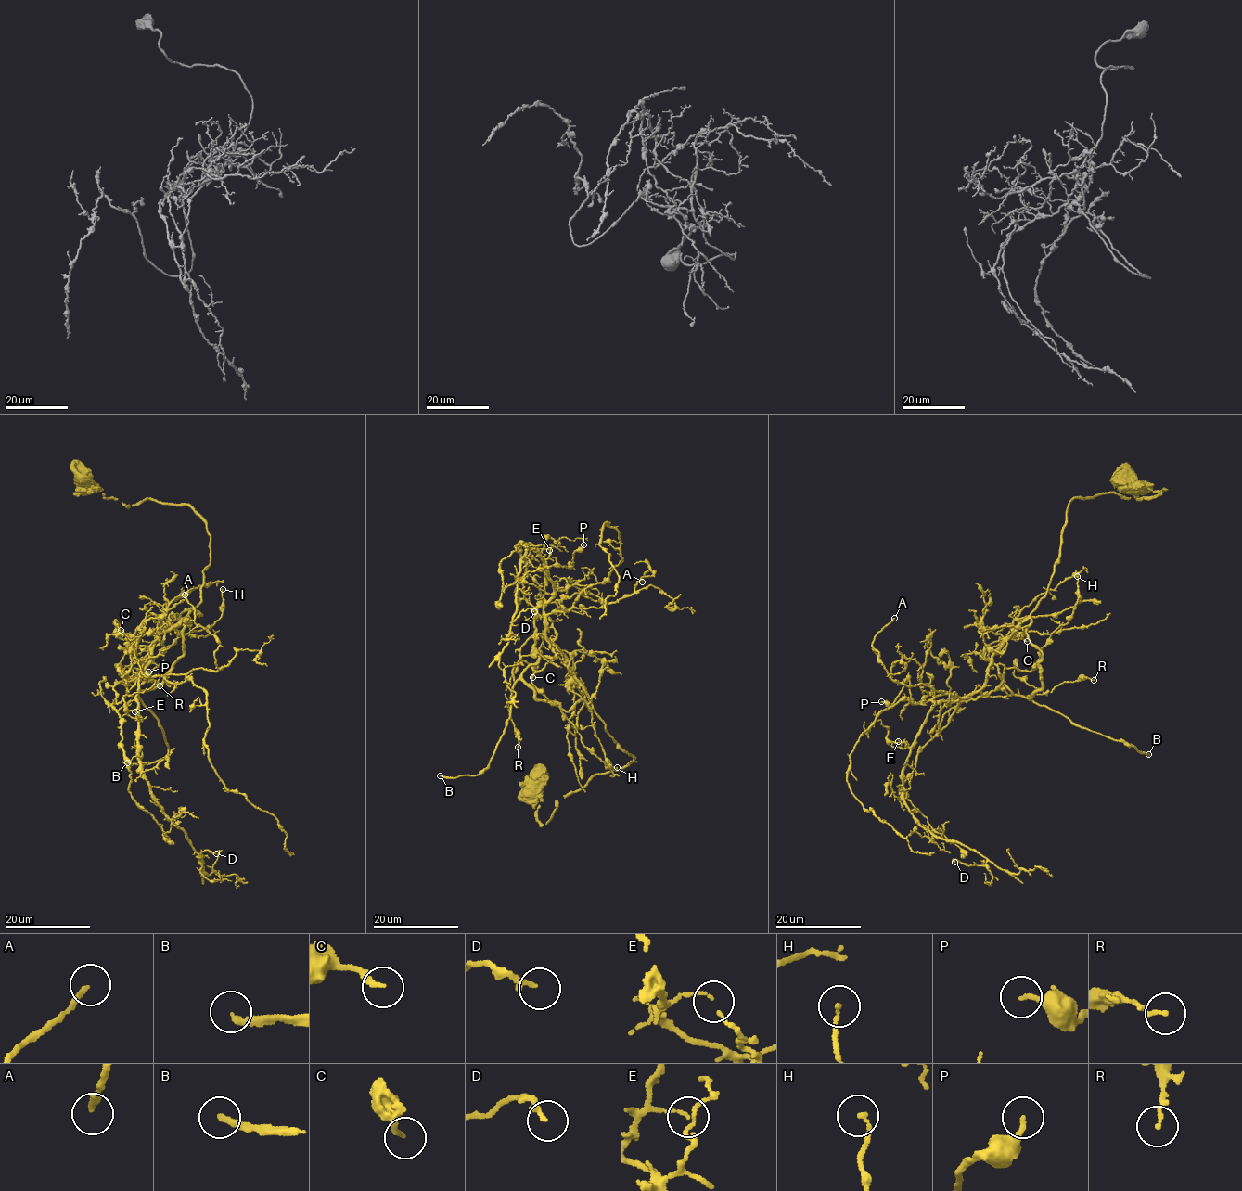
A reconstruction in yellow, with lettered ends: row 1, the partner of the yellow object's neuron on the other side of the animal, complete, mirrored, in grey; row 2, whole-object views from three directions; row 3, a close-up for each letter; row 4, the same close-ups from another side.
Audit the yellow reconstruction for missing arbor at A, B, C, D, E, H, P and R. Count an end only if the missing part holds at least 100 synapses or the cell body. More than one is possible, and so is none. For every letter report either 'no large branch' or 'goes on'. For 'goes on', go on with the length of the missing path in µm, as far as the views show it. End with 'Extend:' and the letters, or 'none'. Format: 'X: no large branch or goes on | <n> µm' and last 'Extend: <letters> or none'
A: no large branch
B: goes on | 90 µm
C: no large branch
D: no large branch
E: no large branch
H: no large branch
P: no large branch
R: no large branch
Extend: B

